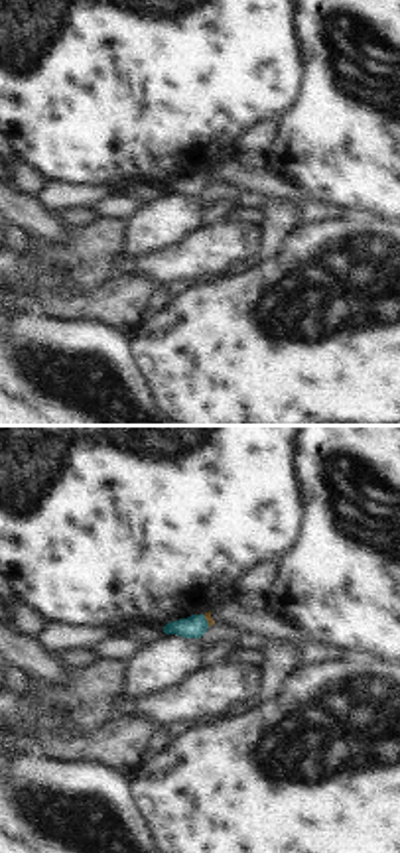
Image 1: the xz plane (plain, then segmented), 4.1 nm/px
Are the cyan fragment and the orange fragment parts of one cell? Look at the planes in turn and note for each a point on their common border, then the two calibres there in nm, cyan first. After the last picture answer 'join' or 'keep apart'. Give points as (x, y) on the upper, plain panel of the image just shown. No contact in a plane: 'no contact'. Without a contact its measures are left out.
contact (205, 180); calibres 100 and 30 nm

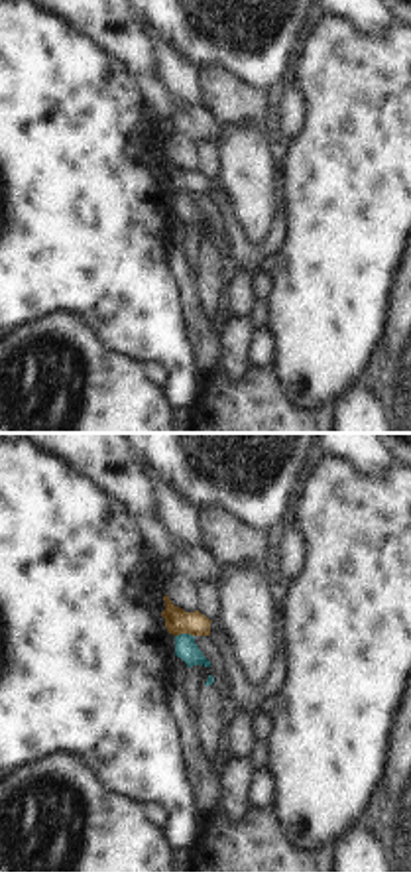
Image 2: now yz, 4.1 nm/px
contact (183, 193); calibres 90 and 100 nm

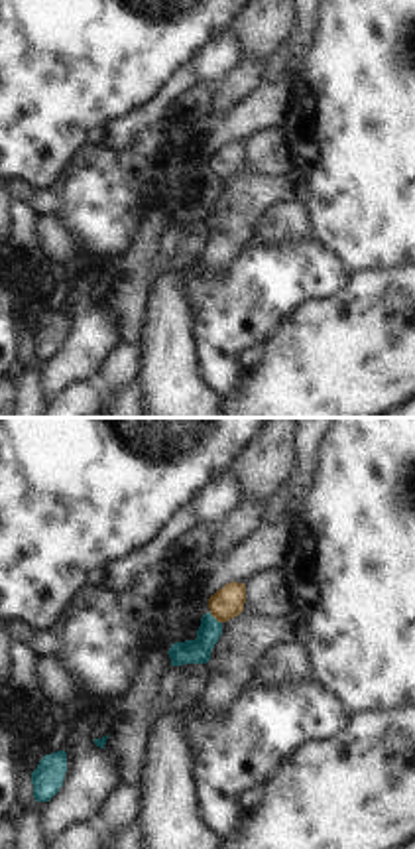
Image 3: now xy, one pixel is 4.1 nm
contact (213, 176); calibres 100 and 130 nm

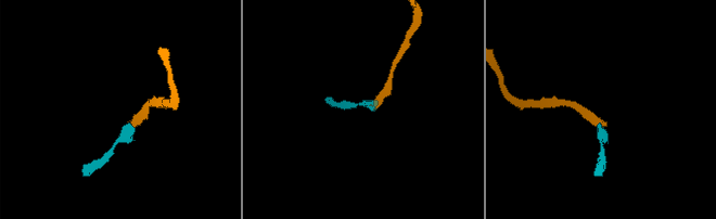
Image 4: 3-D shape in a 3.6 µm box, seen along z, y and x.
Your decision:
keep apart

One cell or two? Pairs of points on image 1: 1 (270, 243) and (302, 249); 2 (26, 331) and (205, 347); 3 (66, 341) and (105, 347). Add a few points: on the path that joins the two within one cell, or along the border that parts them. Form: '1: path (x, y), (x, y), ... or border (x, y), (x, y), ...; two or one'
1: border (300, 223), (270, 257), (259, 262); two
2: border (127, 333), (131, 355), (148, 383); two
3: path (75, 347), (95, 347); one

